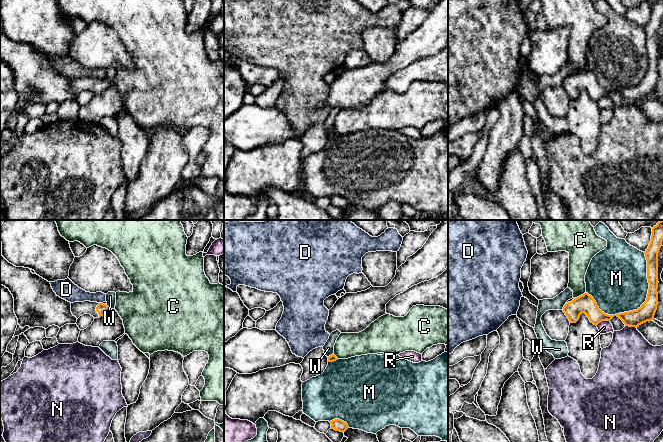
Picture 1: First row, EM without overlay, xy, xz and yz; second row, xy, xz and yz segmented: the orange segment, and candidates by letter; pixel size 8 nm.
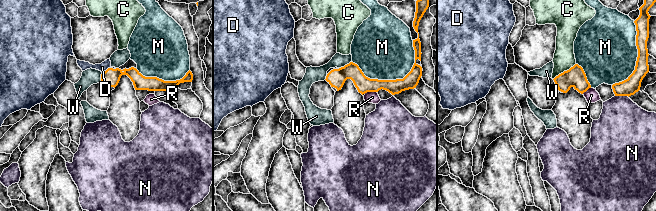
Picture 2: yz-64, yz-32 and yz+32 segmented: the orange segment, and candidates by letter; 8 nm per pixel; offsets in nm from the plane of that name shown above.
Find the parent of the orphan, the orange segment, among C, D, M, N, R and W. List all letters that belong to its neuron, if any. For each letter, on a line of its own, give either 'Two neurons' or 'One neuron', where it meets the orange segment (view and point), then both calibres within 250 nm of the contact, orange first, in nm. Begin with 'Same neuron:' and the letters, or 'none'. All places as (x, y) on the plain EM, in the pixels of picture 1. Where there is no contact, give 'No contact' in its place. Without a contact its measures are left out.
Same neuron: none
C: Two neurons. Touches orange at yz (579, 72). Thickness 150 nm (orange) against 160 nm
D: Two neurons. Touches orange at xy (101, 79). Thickness 90 nm (orange) against 150 nm
M: Two neurons. Touches orange at yz (647, 73). Thickness 140 nm (orange) against 460 nm
N: Two neurons. Touches orange at yz (630, 102). Thickness 140 nm (orange) against 380 nm
R: Two neurons. Touches orange at yz (602, 96). Thickness 150 nm (orange) against 100 nm
W: Two neurons. Touches orange at yz (564, 82). Thickness 150 nm (orange) against 110 nm

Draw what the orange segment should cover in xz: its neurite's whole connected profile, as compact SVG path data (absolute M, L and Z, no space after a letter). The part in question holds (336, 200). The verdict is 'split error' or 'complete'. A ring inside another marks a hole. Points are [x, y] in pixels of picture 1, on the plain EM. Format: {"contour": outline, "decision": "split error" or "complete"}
{"contour": "M334 195L330 197L331 205L336 207L345 208L349 203L348 200L340 195Z", "decision": "complete"}

